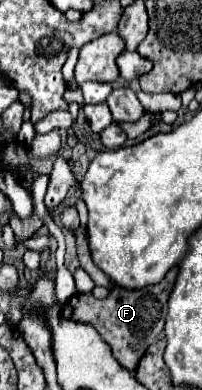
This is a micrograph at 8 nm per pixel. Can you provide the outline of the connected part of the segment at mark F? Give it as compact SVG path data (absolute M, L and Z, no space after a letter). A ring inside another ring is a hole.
M172 267L166 277L152 287L144 287L140 291L124 291L124 289L112 289L106 299L96 299L90 293L76 293L72 295L64 305L62 305L62 315L78 321L78 323L88 323L96 327L100 337L112 347L112 355L116 361L128 369L134 371L144 357L146 349L160 337L164 329L164 319L168 311L168 297L174 287L174 279L178 275L178 267Z

